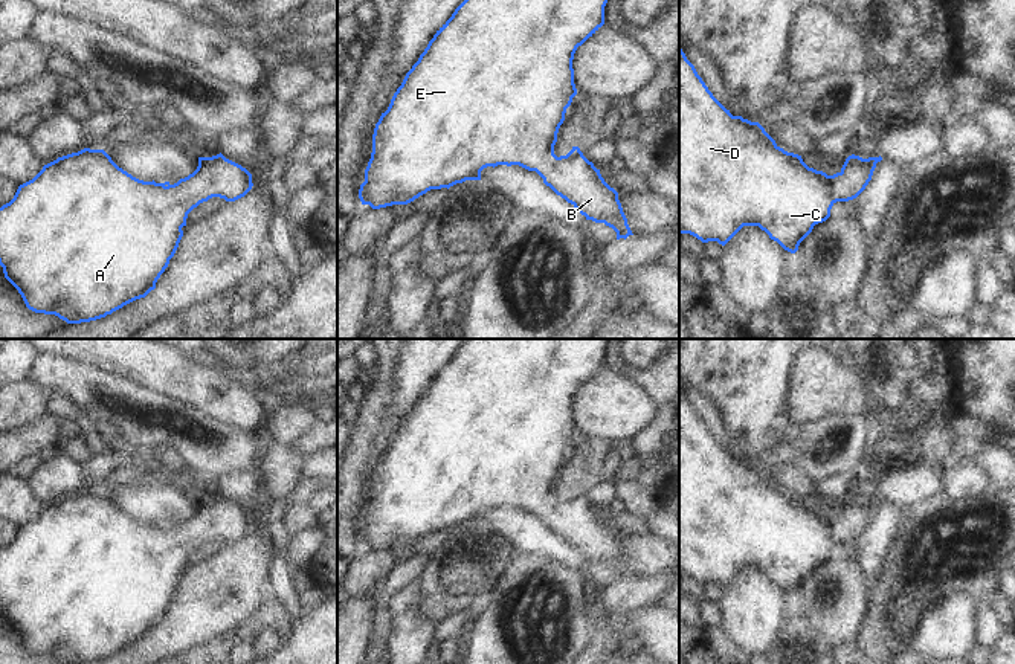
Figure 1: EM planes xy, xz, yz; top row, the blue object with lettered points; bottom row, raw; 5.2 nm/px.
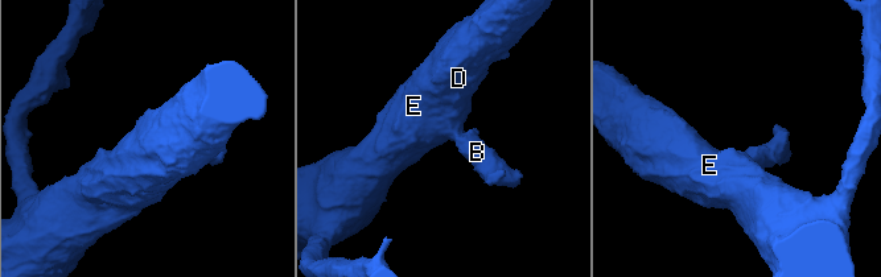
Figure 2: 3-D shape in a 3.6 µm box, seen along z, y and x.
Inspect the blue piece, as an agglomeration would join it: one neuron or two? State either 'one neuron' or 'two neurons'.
one neuron

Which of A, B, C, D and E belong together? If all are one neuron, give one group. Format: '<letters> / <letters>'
A B C D E

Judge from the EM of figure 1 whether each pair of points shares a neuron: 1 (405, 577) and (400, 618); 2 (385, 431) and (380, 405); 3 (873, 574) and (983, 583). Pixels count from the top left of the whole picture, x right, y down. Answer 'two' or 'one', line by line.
1: two
2: two
3: two

